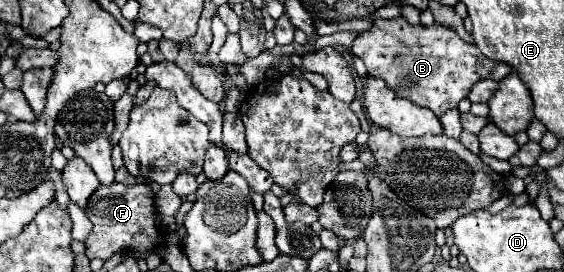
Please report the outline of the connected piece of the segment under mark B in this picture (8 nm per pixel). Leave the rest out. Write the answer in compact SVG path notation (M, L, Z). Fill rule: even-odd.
M404 17L390 21L376 19L368 29L358 31L350 51L366 63L370 75L384 79L398 97L412 99L412 103L428 107L436 113L436 117L458 107L458 101L468 95L470 87L478 79L500 81L512 73L510 65L490 61L484 55L474 55L470 51L470 43L462 41L452 29L440 23L430 27L412 27Z

